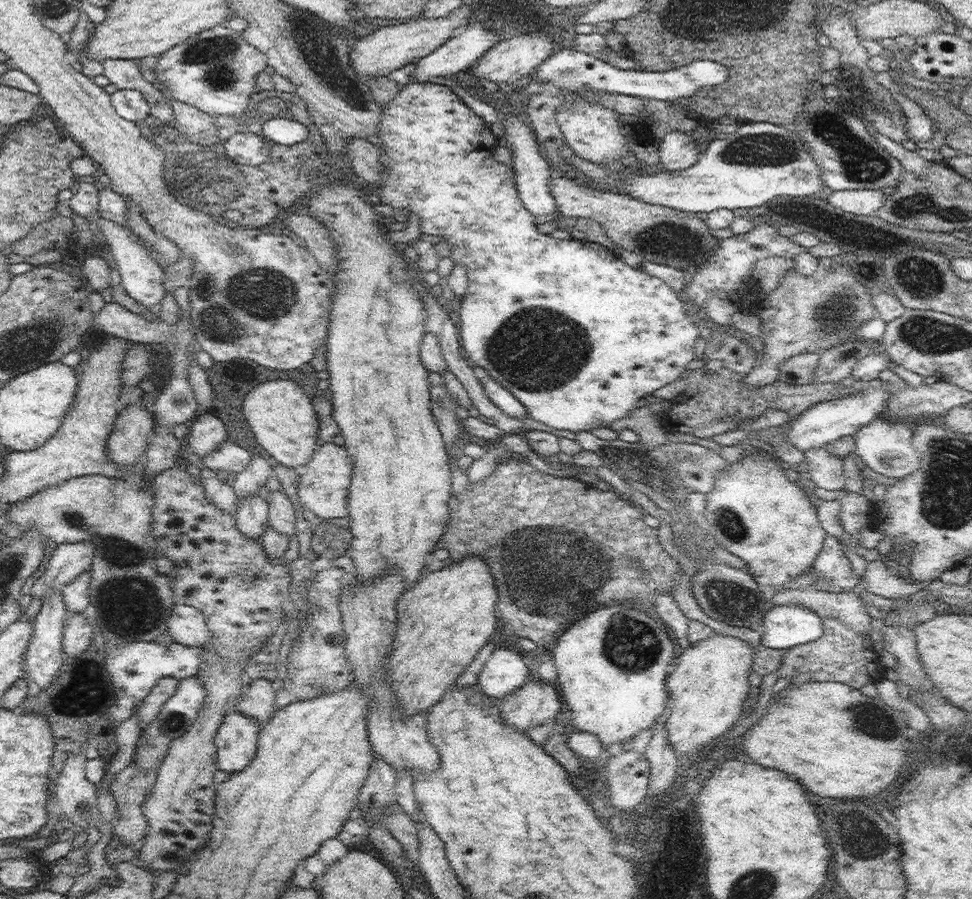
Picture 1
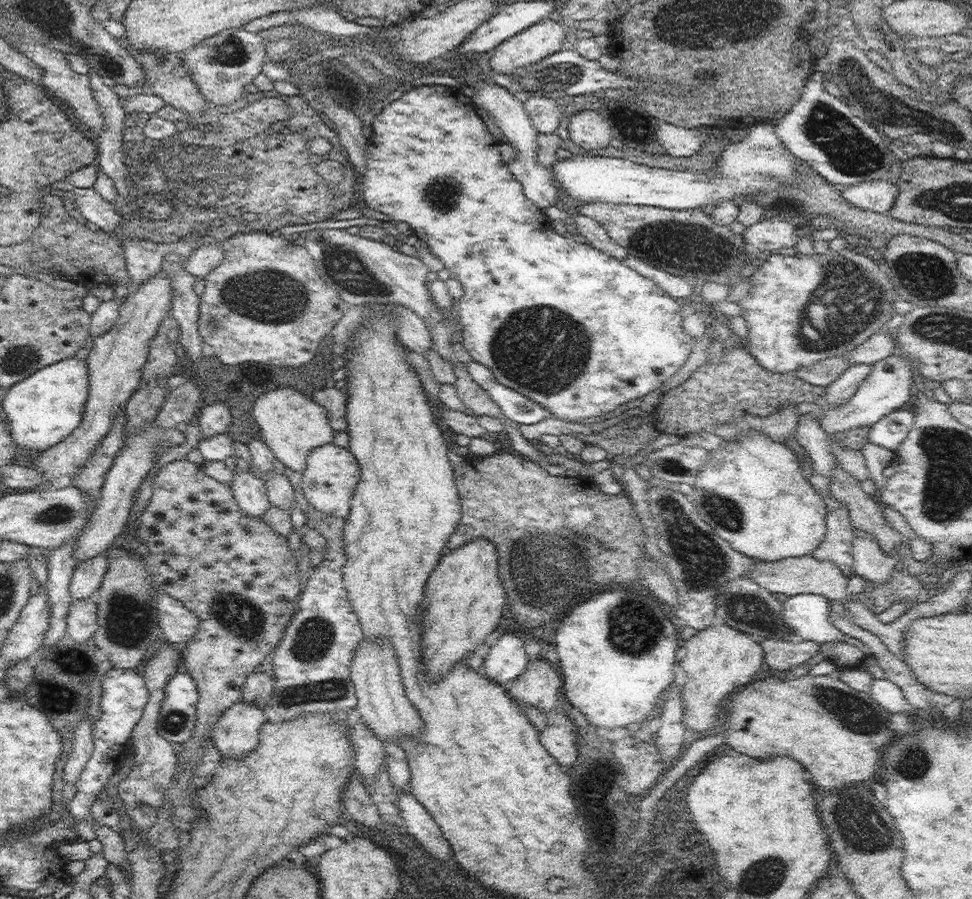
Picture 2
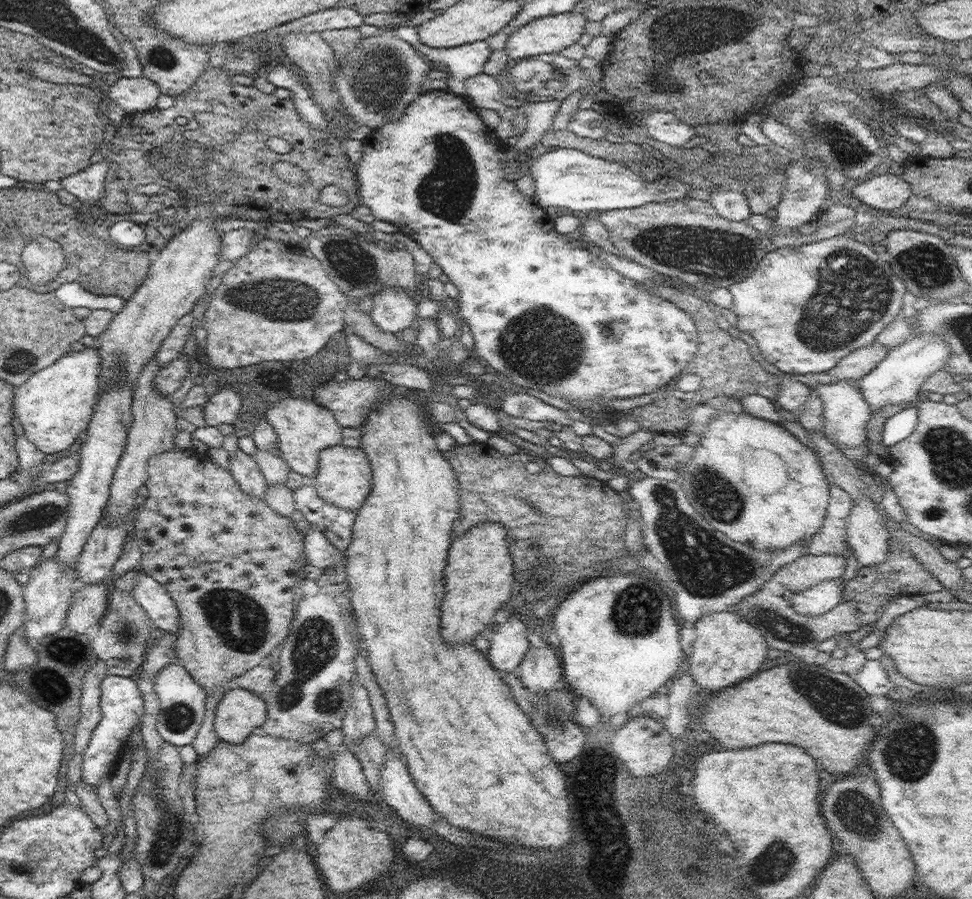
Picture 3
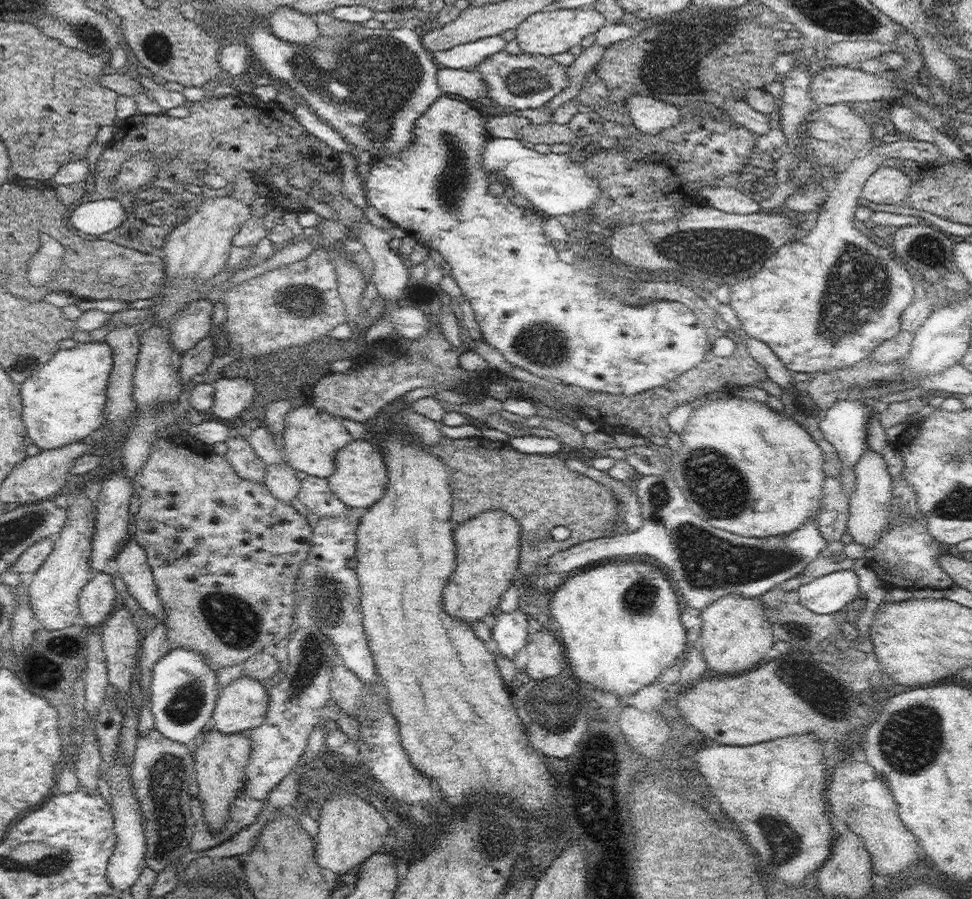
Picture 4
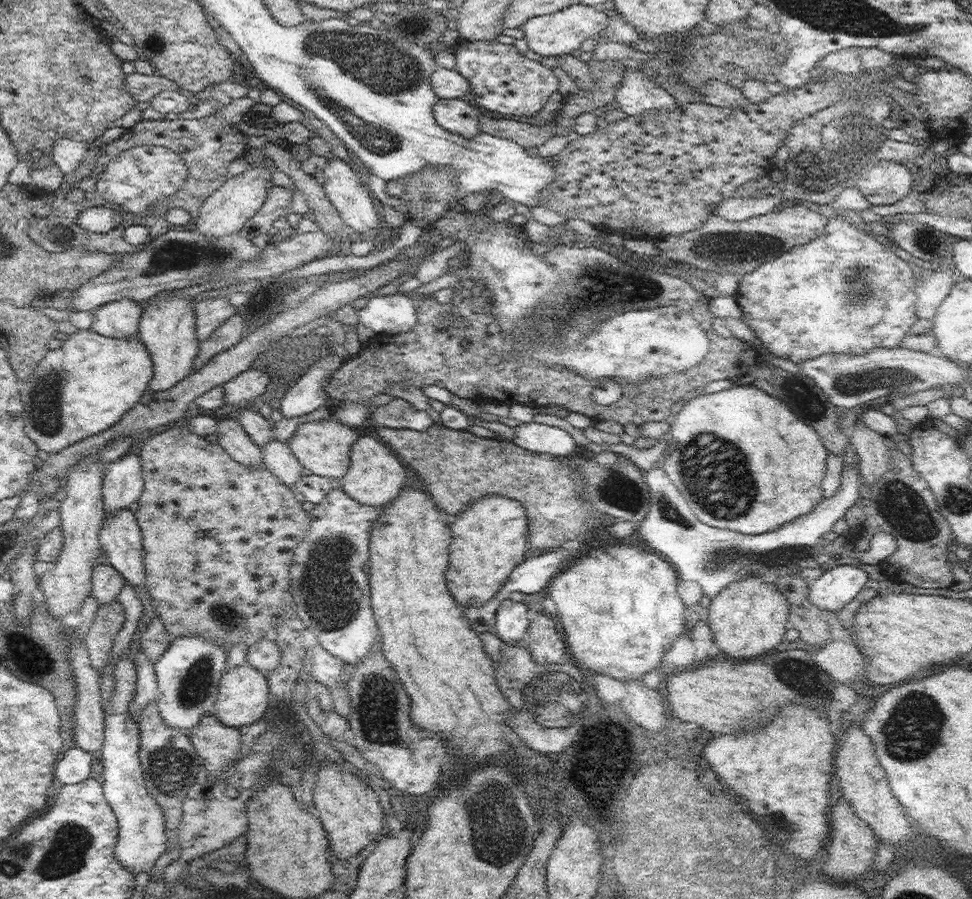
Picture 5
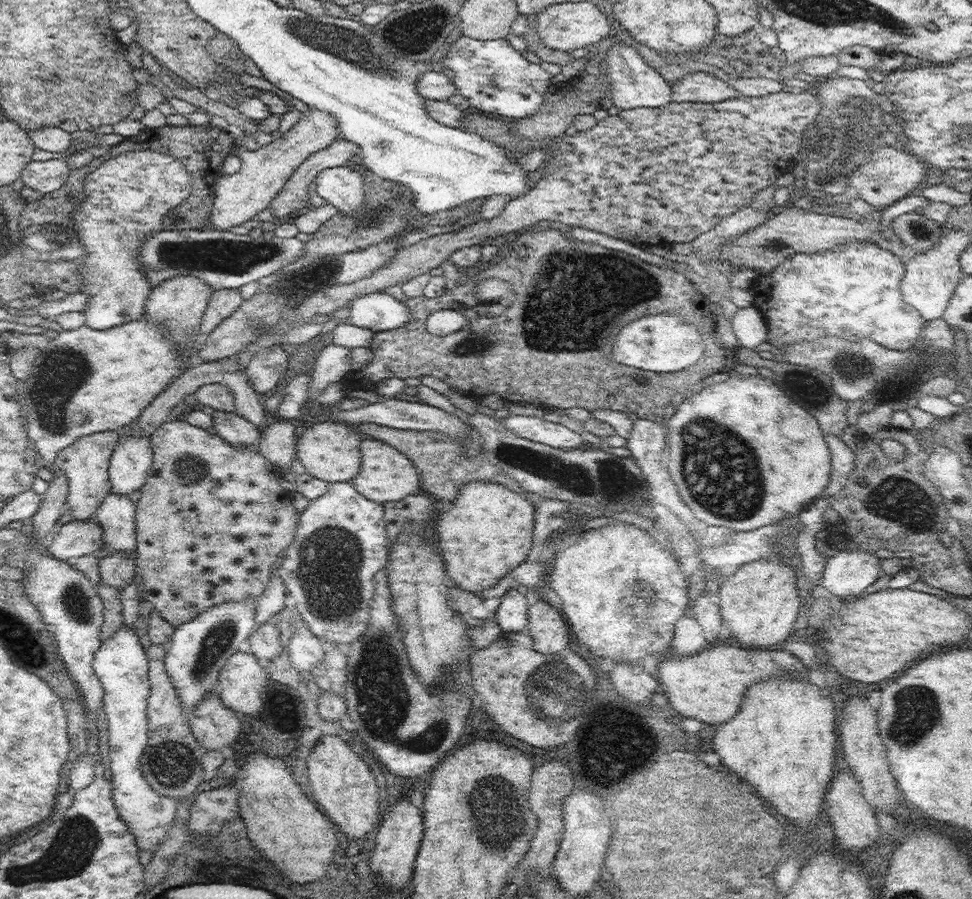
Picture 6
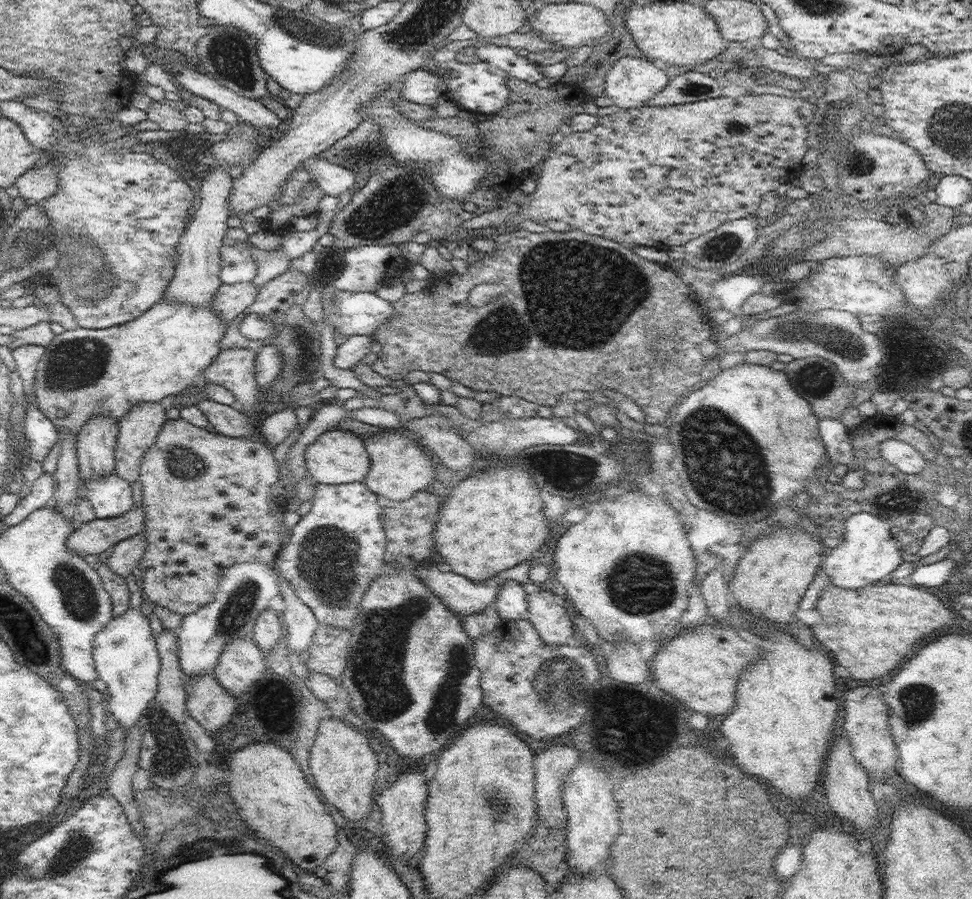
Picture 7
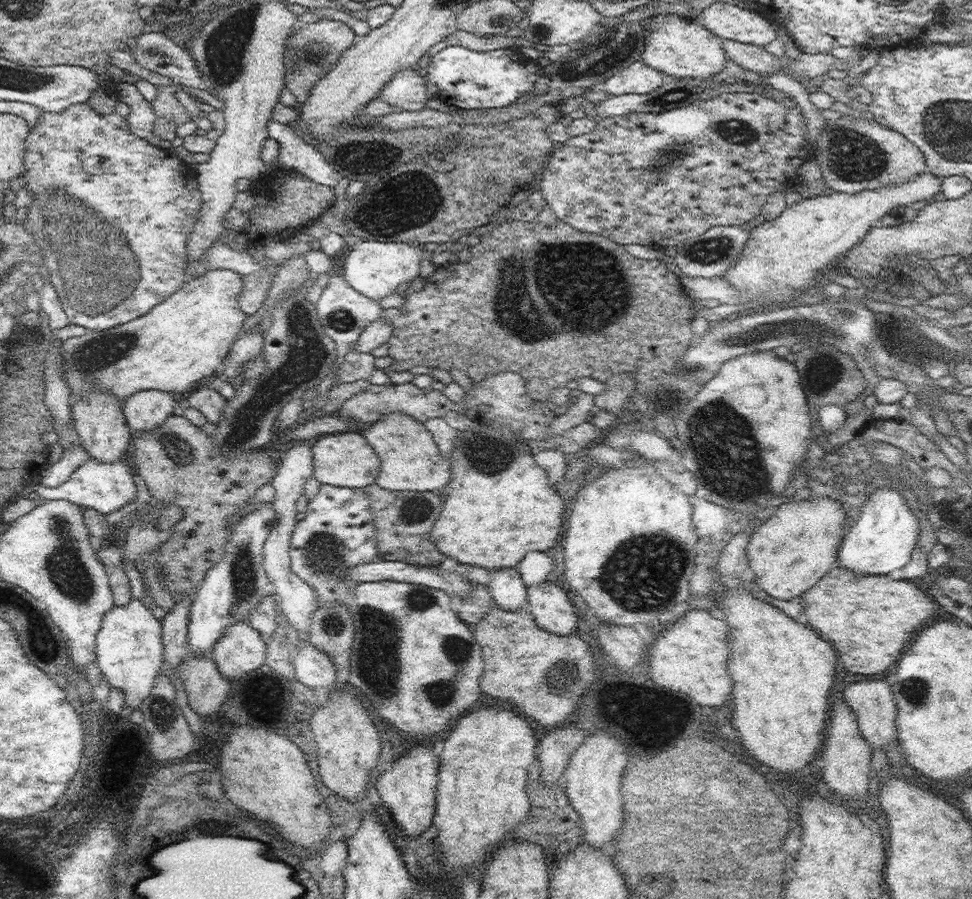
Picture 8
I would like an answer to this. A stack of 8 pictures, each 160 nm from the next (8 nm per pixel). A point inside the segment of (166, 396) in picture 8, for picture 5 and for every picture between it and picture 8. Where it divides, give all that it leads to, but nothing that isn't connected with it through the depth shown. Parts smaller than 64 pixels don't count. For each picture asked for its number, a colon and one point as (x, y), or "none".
5: (123, 484)
6: (133, 457)
7: (138, 430)

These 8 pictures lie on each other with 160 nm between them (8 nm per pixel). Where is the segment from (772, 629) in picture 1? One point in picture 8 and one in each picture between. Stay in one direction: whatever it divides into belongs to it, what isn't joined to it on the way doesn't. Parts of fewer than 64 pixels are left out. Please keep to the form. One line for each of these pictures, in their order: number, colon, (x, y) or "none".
2: (808, 615)
3: (824, 597)
4: (827, 594)
5: (835, 588)
6: (848, 574)
7: (869, 552)
8: (884, 534)

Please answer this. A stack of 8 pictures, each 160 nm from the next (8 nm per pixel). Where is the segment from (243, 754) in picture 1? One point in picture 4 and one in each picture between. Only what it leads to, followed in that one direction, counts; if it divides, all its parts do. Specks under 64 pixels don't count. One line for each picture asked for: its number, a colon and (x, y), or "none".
2: (236, 734)
3: (241, 712)
4: (242, 704)

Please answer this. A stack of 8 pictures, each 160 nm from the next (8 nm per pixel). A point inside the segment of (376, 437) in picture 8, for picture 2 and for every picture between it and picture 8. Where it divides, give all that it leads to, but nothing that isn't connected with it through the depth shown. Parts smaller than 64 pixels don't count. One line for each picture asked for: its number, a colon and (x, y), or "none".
2: (332, 473)
3: (344, 479)
4: (360, 479)
5: (375, 477)
6: (386, 474)
7: (400, 468)

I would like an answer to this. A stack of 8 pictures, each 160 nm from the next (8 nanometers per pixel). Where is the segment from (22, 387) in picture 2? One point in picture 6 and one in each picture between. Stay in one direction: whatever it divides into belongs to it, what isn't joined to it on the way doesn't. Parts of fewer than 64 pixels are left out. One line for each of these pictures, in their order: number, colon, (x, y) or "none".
3: (55, 404)
4: (63, 402)
5: (85, 386)
6: (85, 381)

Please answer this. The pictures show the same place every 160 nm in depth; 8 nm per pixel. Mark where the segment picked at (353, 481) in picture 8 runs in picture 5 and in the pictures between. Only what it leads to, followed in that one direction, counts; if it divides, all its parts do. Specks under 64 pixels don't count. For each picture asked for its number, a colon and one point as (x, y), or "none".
5: (324, 446)
6: (330, 451)
7: (338, 456)

